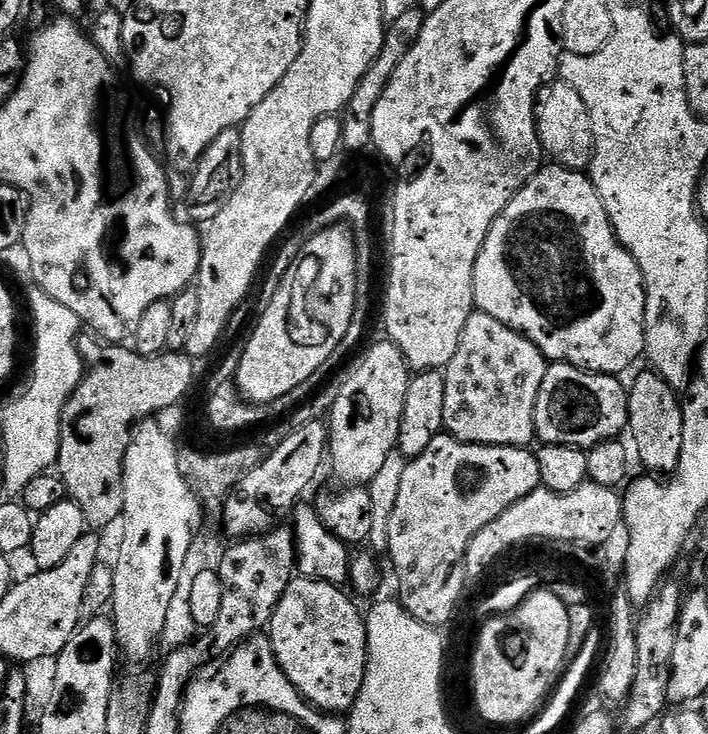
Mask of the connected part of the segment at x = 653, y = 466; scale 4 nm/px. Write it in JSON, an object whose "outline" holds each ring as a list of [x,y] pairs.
{"outline":[[[647,370],[636,381],[628,394],[627,431],[638,442],[641,465],[652,474],[671,474],[676,471],[678,458],[682,454],[684,433],[684,409],[677,389],[667,384],[655,370]]]}

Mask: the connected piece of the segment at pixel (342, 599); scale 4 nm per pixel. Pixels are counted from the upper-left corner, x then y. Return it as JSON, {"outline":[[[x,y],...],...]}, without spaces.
{"outline":[[[294,578],[273,610],[270,623],[272,649],[280,669],[313,708],[329,714],[344,714],[354,706],[368,661],[365,617],[344,591],[321,580]]]}

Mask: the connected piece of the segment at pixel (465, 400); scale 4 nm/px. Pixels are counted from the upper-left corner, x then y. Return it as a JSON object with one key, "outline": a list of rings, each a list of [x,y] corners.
{"outline":[[[476,310],[462,330],[458,350],[443,369],[447,435],[467,444],[528,448],[536,434],[536,403],[550,364],[520,332]]]}

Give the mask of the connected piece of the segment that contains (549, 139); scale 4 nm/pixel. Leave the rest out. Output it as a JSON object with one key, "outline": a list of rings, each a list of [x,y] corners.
{"outline":[[[557,78],[540,88],[537,96],[536,132],[539,134],[541,151],[555,163],[576,171],[587,169],[591,165],[595,147],[591,112],[572,84]]]}

